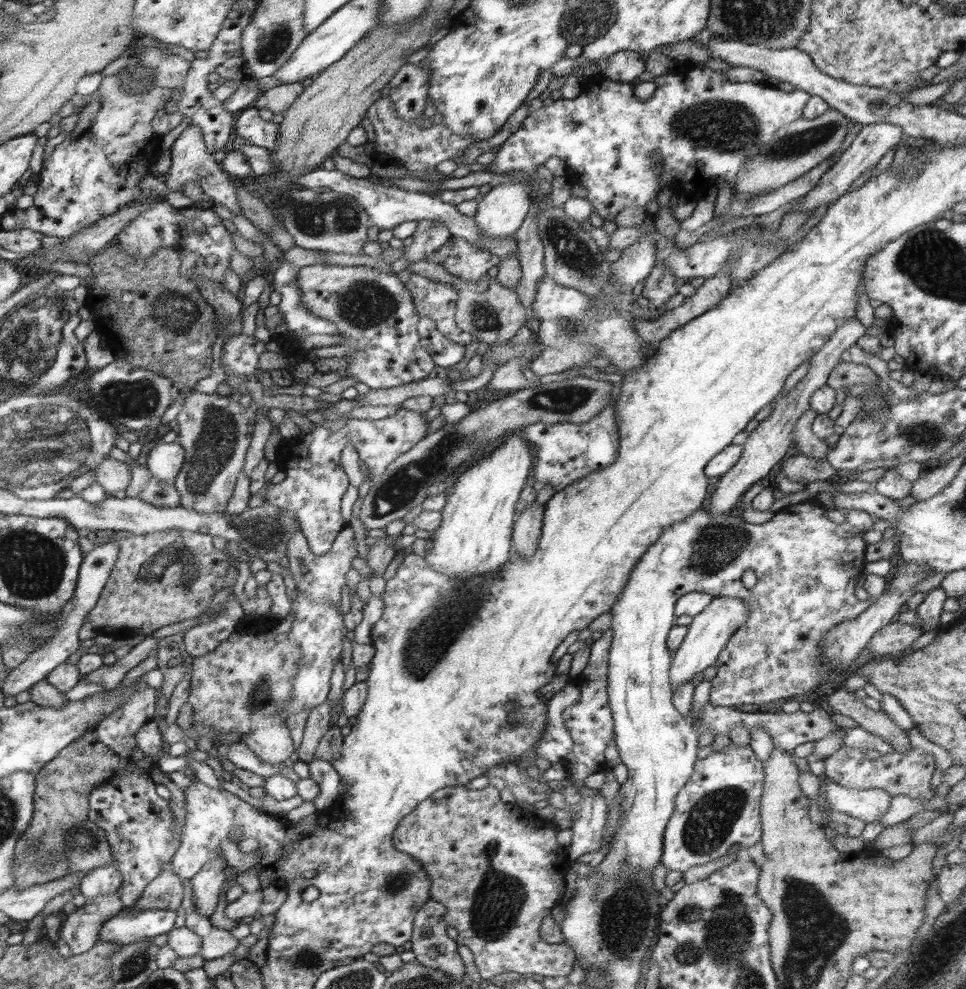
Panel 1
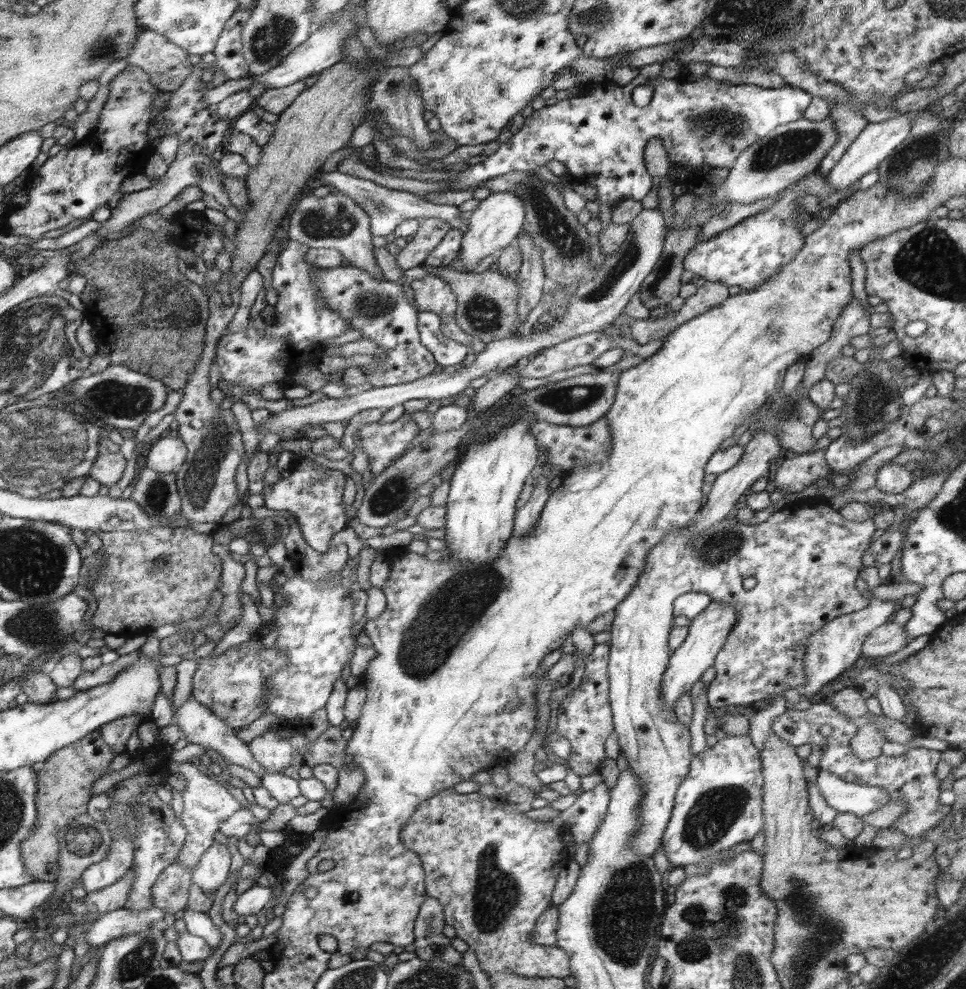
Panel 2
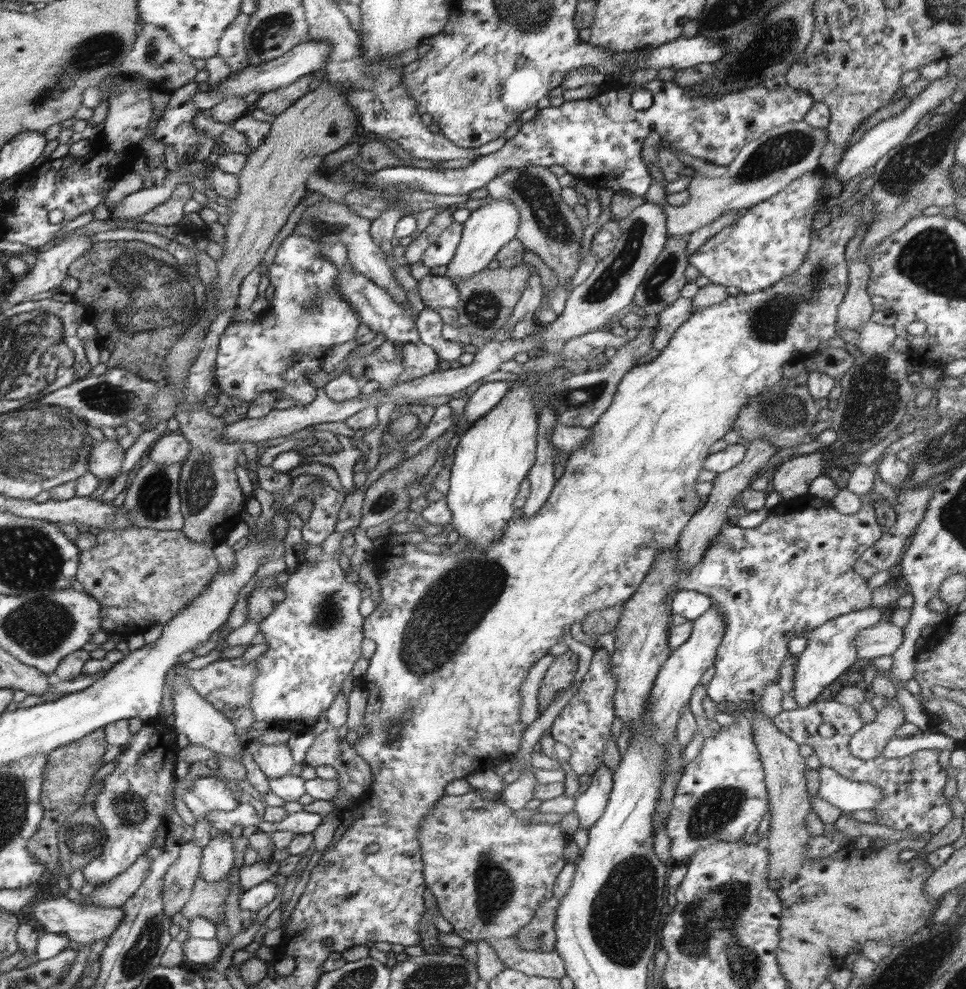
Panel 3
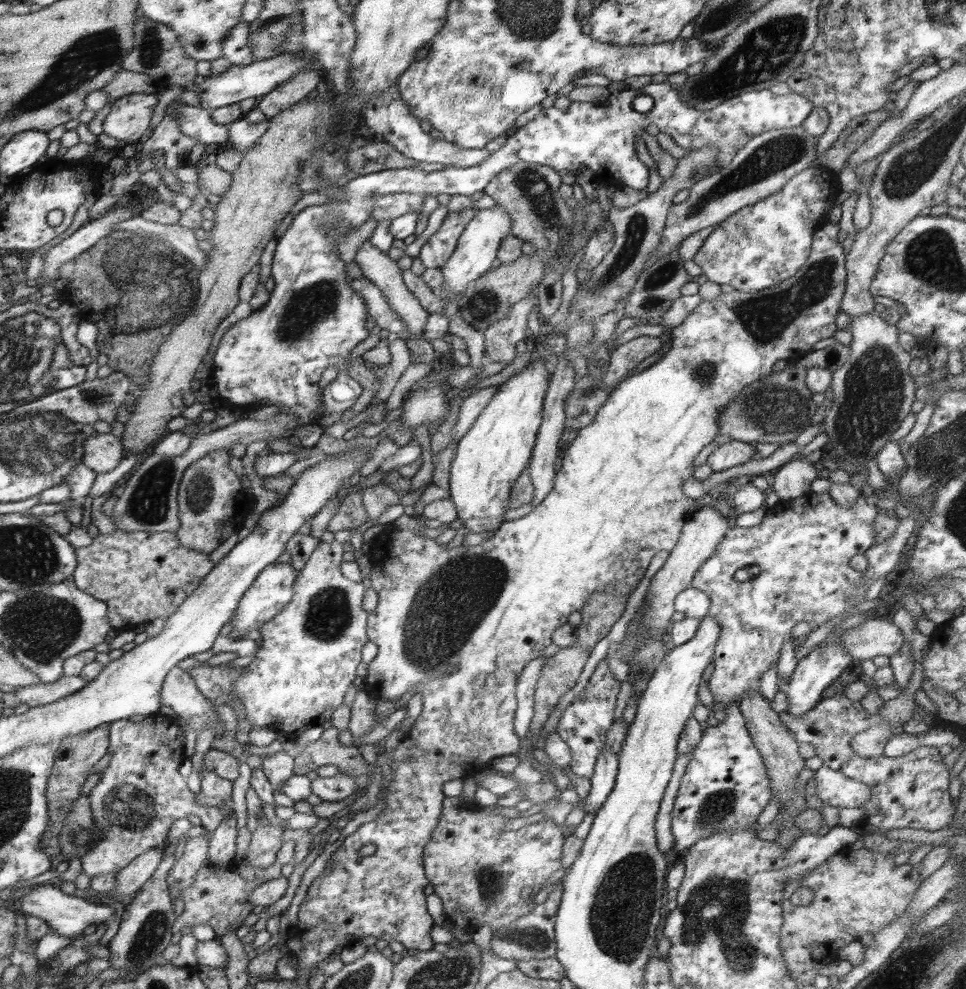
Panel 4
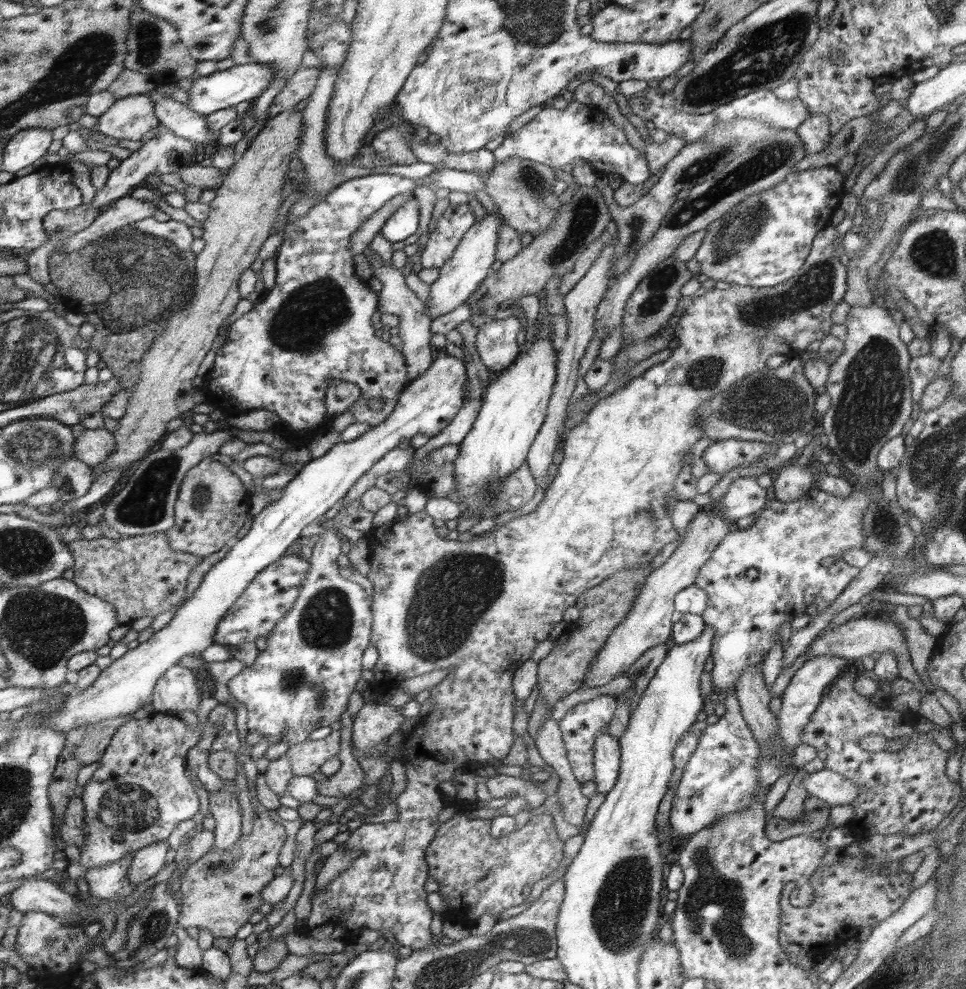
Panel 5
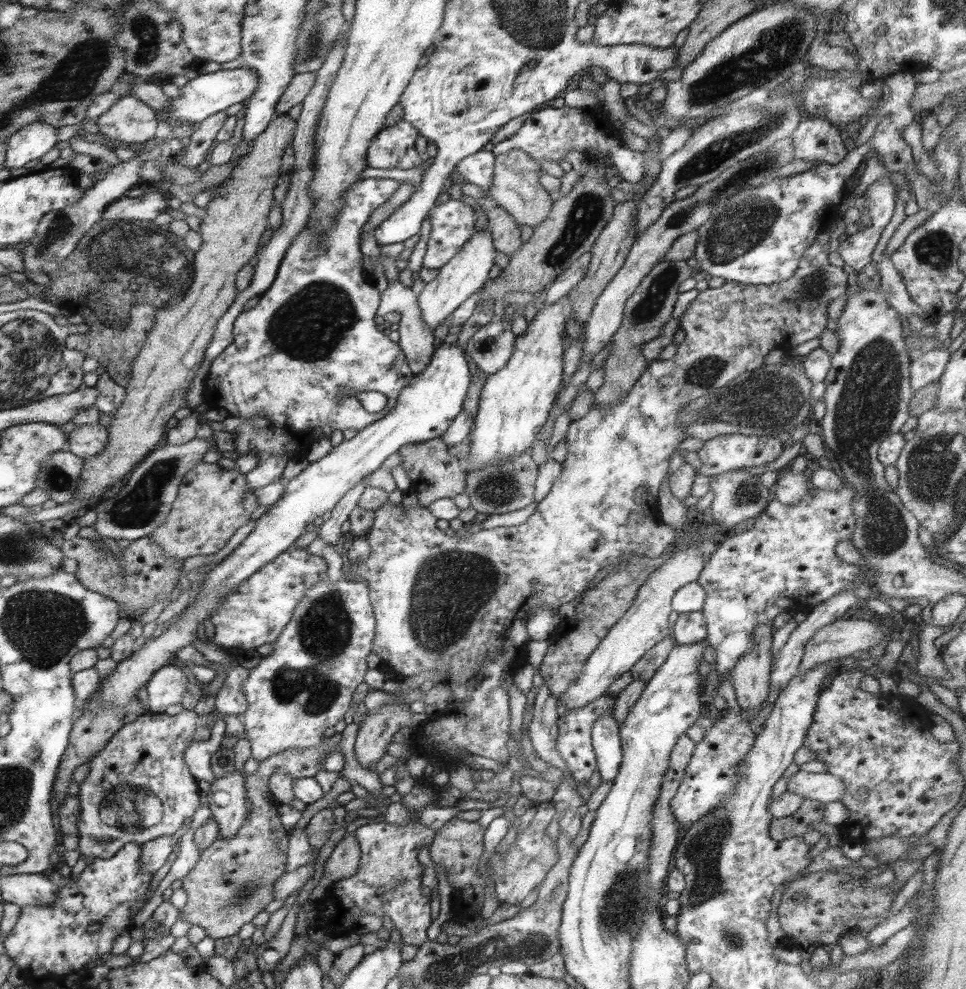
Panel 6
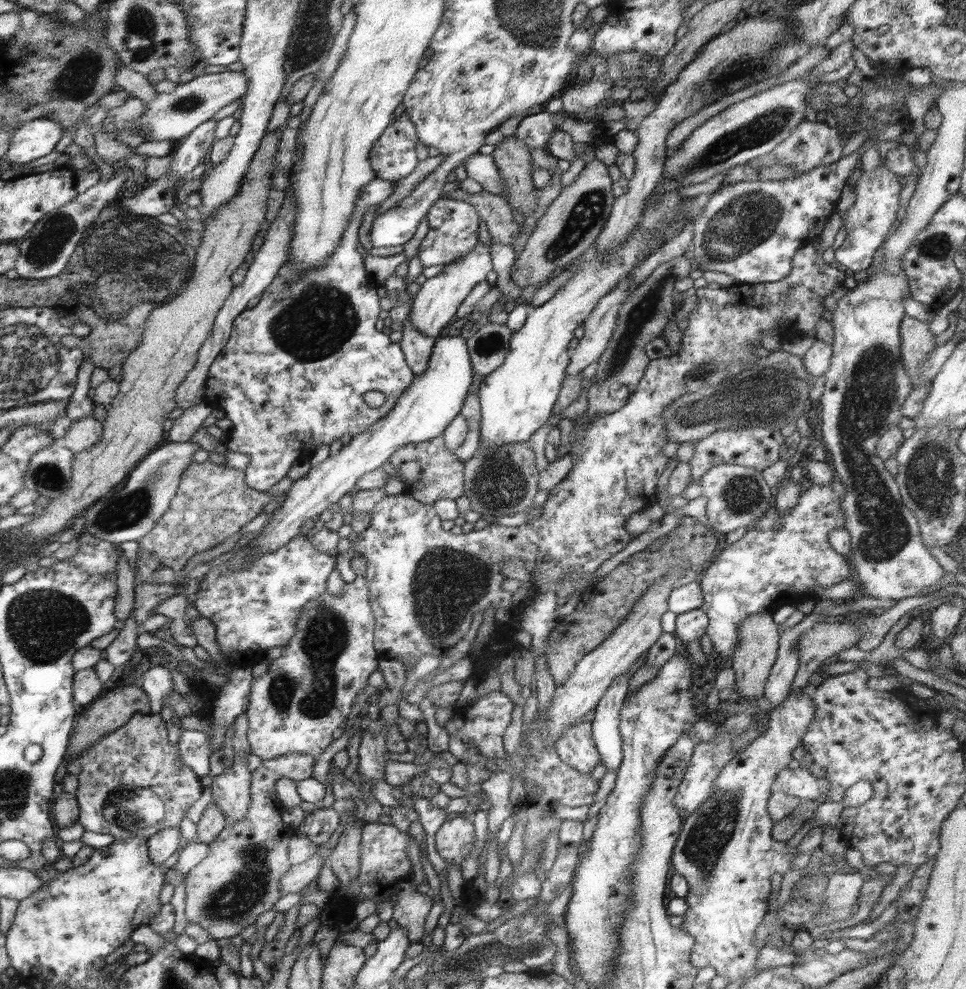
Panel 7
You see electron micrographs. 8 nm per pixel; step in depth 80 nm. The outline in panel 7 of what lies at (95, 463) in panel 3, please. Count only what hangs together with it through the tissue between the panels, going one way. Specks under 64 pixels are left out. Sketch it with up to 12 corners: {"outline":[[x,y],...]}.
{"outline":[[93,416],[73,422],[56,442],[78,454],[102,438]]}

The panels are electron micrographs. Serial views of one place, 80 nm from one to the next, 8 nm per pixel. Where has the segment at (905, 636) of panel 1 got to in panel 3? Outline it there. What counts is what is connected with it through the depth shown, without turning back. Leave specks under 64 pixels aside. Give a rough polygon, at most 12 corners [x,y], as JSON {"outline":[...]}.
{"outline":[[883,620],[855,638],[859,658],[894,654],[902,628]]}

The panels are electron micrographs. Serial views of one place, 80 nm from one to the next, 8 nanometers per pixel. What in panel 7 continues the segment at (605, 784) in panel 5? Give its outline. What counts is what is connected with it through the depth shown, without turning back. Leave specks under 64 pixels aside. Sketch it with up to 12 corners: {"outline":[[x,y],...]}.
{"outline":[[620,675],[595,706],[591,735],[607,770],[622,764]]}

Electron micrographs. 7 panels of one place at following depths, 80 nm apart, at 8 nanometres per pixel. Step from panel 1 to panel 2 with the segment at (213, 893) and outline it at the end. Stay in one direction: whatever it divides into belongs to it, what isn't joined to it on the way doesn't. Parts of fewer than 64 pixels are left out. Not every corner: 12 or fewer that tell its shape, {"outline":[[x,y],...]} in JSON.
{"outline":[[215,843],[193,868],[193,885],[215,892],[228,878],[228,847]]}

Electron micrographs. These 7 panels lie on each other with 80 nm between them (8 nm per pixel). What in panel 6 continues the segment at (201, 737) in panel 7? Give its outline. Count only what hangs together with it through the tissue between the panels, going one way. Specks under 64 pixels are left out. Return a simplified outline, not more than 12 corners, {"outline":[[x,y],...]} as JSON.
{"outline":[[219,718],[208,740],[185,750],[185,763],[198,780],[214,782],[212,755],[220,750],[226,723]]}

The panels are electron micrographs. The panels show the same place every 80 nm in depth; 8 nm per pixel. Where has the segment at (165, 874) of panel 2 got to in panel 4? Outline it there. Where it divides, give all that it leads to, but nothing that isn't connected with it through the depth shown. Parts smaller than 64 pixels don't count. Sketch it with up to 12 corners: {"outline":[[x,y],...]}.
{"outline":[[207,836],[188,838],[167,874],[167,885],[190,886],[207,860]]}

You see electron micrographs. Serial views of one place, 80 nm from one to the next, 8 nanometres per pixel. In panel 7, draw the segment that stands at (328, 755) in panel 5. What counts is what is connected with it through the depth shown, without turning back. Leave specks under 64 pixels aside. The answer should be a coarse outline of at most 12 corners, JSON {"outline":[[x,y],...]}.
{"outline":[[289,752],[252,771],[246,816],[183,878],[188,922],[236,936],[284,896],[291,867],[275,784]]}

